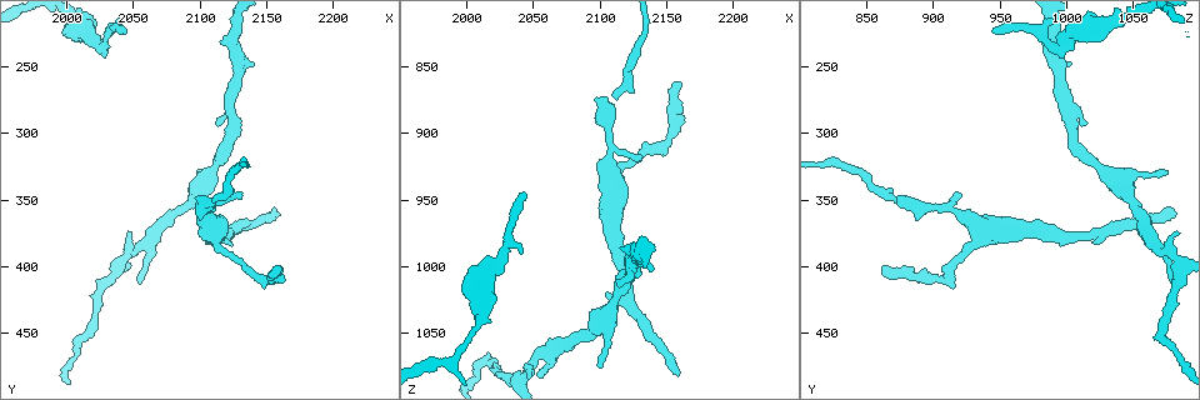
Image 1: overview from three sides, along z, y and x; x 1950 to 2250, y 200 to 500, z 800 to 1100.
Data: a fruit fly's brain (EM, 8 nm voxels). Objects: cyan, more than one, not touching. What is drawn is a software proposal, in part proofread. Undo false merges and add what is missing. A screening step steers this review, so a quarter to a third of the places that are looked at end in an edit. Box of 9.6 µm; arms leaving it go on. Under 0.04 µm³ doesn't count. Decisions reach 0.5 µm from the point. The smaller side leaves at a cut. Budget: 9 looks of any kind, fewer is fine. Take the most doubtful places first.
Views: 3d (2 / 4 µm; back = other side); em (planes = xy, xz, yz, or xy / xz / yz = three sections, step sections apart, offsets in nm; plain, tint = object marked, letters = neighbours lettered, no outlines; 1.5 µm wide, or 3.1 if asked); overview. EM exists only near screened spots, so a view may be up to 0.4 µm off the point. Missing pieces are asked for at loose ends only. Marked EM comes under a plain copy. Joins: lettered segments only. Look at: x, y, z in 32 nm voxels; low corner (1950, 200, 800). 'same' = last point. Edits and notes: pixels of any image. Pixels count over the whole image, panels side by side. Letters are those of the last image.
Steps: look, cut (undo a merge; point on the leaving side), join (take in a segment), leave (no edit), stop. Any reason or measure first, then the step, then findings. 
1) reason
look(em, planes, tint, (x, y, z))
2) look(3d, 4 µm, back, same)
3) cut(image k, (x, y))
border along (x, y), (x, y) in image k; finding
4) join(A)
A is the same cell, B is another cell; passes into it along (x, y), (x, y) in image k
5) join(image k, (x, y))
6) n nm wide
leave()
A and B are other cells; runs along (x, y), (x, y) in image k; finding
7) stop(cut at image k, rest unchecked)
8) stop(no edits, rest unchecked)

an open end
look(3d, 4 µm, (2160, 360, 1080))

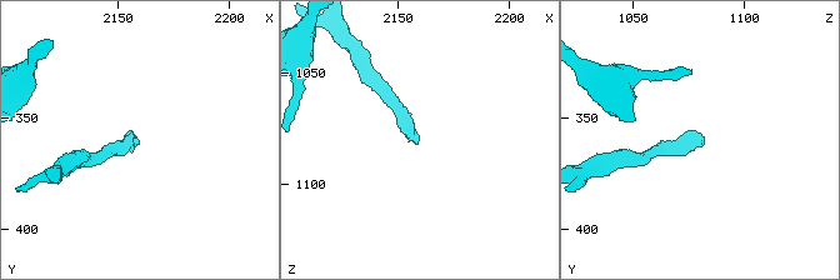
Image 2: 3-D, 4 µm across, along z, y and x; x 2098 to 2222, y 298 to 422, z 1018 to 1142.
look(em, planes, letters, (2159, 361, 1080))

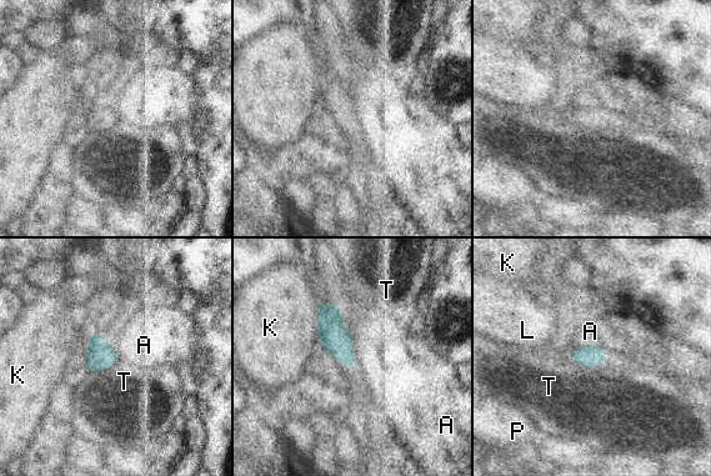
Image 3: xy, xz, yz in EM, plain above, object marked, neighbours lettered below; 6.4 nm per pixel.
140 nm wide
leave()
A, K, L, P and T are other cells; border along (334, 304), (354, 349) in image 3; no lettered segment goes on from it

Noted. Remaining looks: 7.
look(em, xz, step 8, letters, (2044, 224, 944))

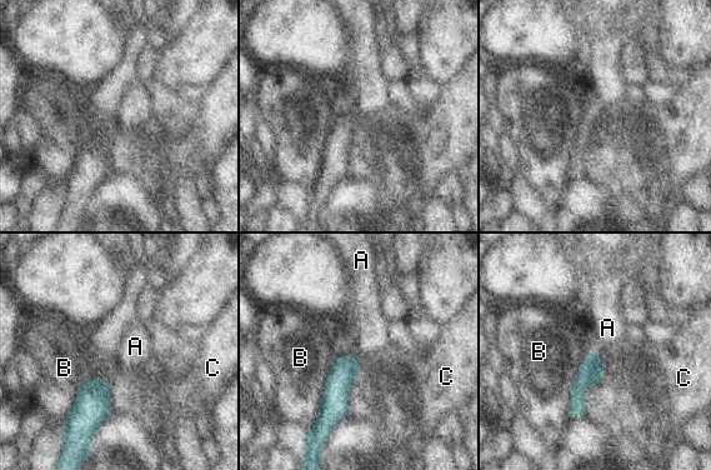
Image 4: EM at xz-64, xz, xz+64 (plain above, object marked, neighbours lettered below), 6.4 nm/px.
another direction
look(em, planes, letters, same)

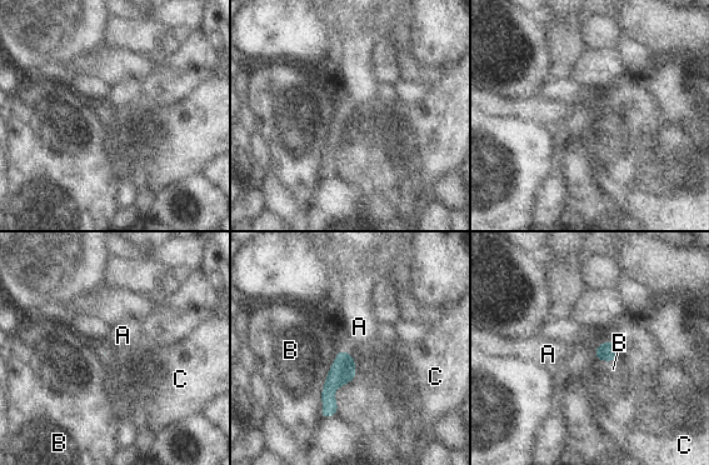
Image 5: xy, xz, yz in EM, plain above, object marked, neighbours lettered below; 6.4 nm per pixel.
leave()
A, B and C are other cells; runs along (344, 354), (325, 414) in image 5; none of them fits

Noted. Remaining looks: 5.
free end
look(3d, 2 µm, (2112, 292, 1010))

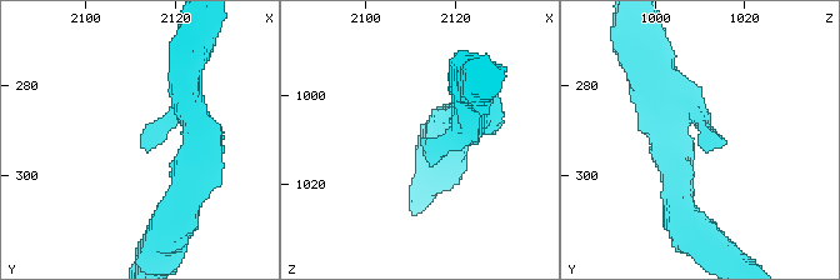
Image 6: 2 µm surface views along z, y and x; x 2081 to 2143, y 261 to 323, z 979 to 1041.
arms of 260, 300 nm
look(em, xy, step 8, letters, (2113, 294, 1011))

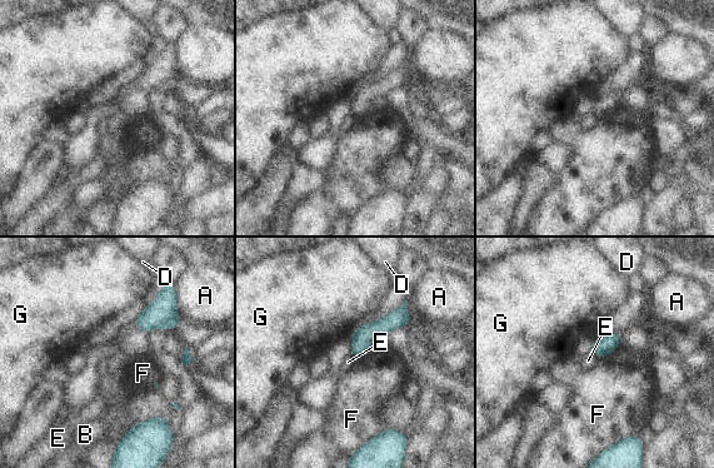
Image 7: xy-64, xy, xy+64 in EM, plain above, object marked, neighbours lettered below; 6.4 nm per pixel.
leave()
A, B, D, E, F and G are other cells; runs along (403, 308), (354, 352) in image 7; none of them fits

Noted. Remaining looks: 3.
thin end
look(em, planes, tint, (2100, 328, 1078))

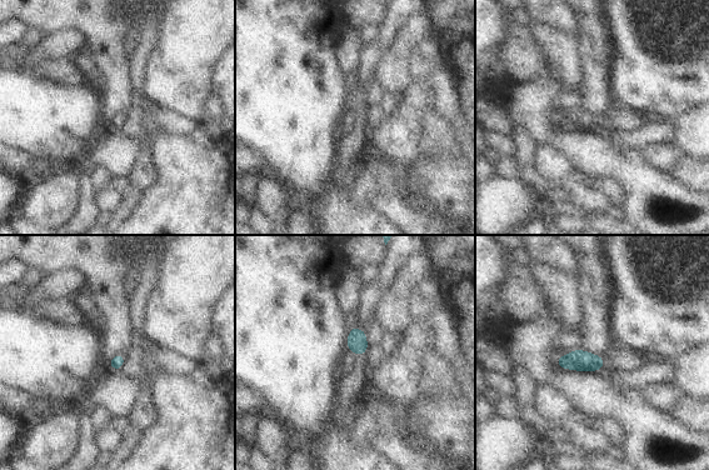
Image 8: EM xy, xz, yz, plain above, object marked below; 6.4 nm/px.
see the neighbours
look(em, planes, letters, same)

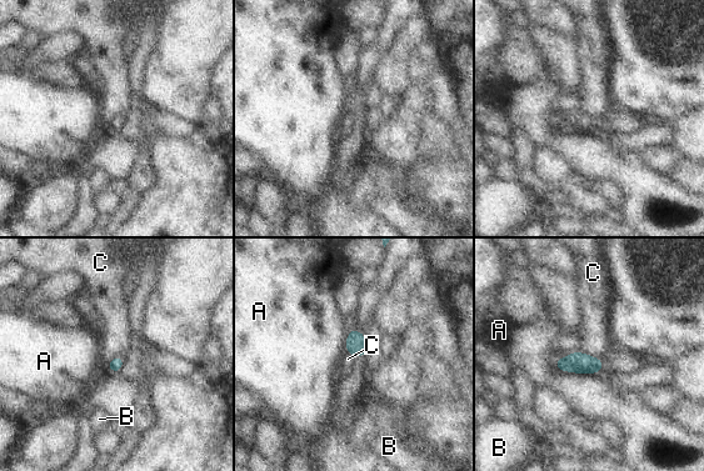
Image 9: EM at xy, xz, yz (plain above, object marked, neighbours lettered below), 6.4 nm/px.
80 nm wide
leave()
A, B and C are other cells; border along (579, 351), (599, 359) in image 9; no lettered segment goes on from it

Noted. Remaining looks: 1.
stop(no edits, rest unchecked)

